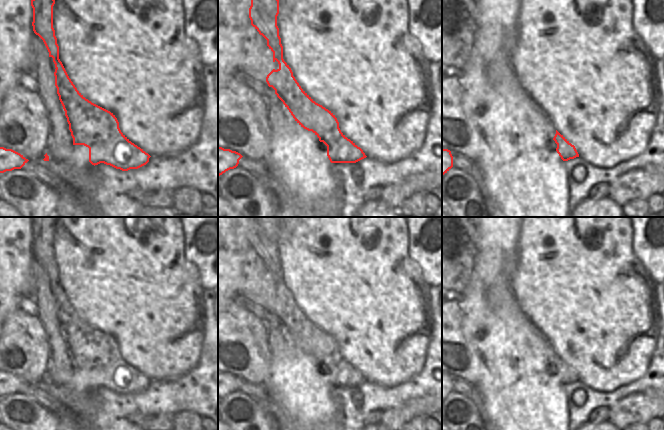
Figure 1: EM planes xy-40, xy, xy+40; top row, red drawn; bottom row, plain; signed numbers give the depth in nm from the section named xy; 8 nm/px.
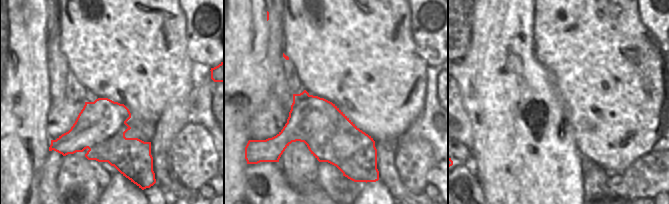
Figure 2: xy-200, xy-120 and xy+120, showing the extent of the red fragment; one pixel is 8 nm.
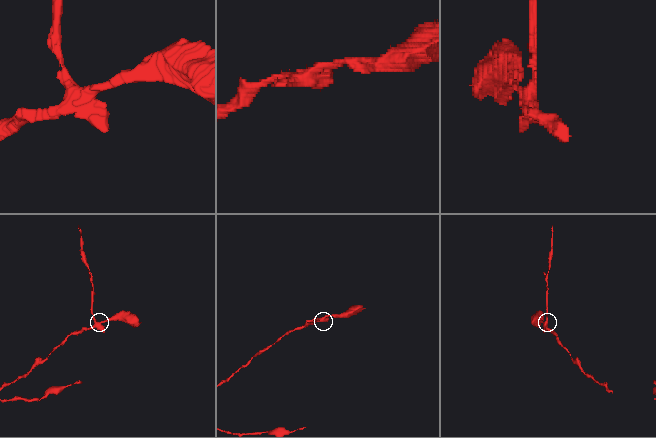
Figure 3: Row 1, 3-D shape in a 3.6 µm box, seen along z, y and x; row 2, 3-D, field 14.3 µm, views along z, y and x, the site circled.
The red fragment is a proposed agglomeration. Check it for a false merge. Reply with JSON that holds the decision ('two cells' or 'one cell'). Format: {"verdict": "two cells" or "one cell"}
{"verdict": "two cells"}

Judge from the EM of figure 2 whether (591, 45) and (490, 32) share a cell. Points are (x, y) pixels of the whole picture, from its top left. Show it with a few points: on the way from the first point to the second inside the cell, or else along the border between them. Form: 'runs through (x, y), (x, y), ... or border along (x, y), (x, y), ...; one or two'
border along (533, 14), (533, 50), (534, 56), (538, 60); two

